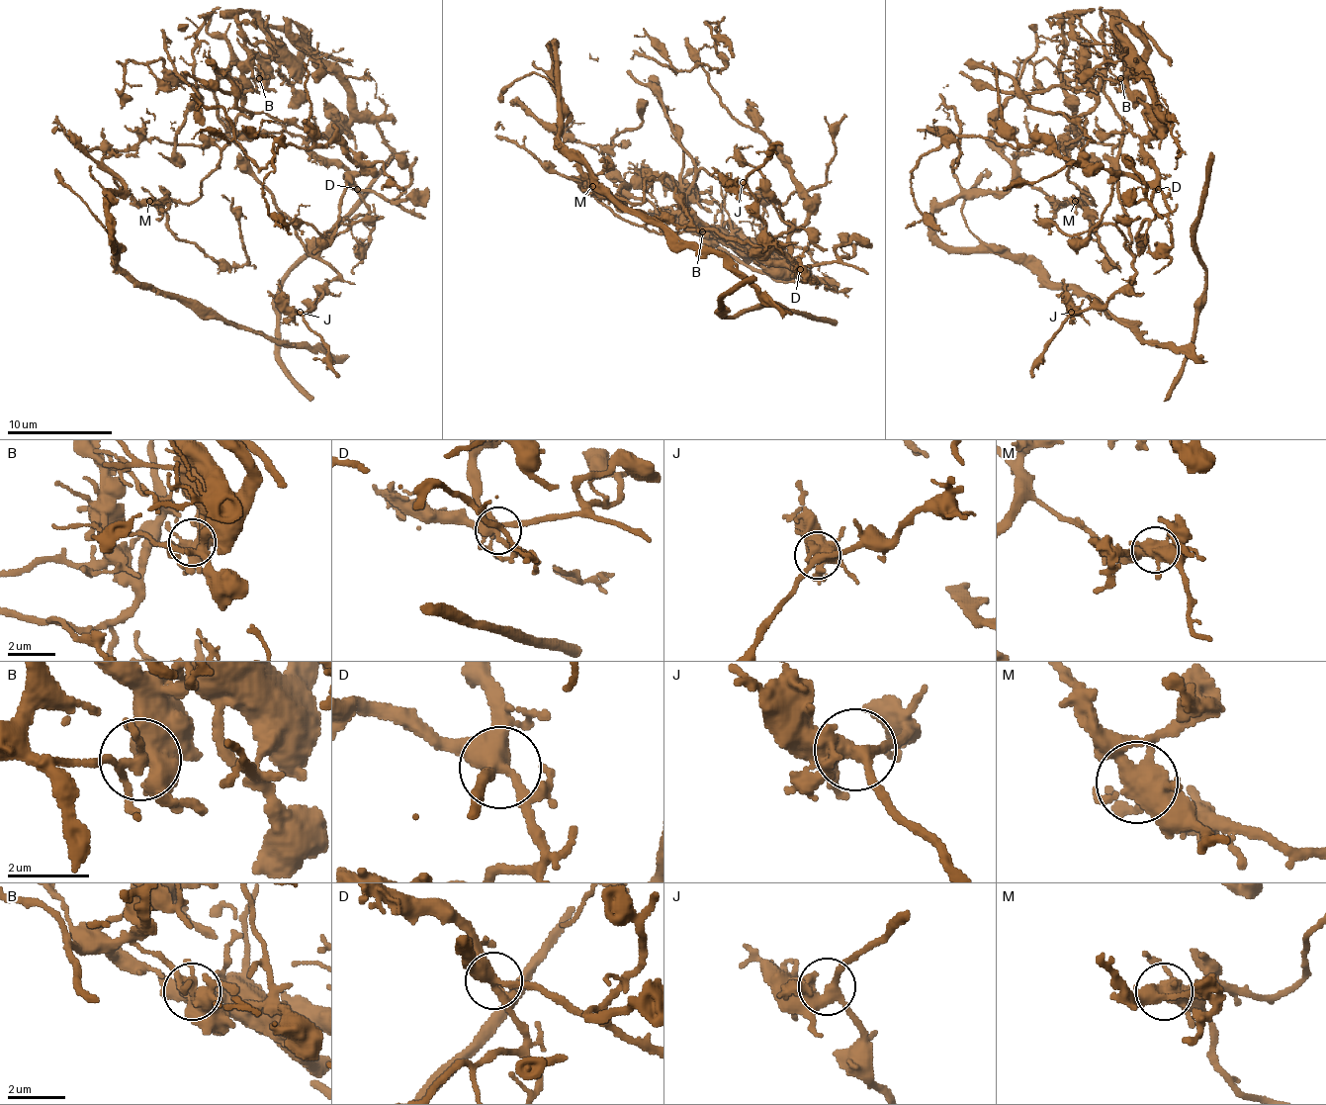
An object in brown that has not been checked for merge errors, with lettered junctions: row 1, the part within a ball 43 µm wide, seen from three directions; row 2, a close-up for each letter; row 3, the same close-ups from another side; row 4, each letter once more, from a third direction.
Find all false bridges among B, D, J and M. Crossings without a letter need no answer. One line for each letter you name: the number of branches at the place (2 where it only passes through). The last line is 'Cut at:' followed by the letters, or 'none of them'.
B: Branches: 5
M: Branches: 4
Cut at: B, M

